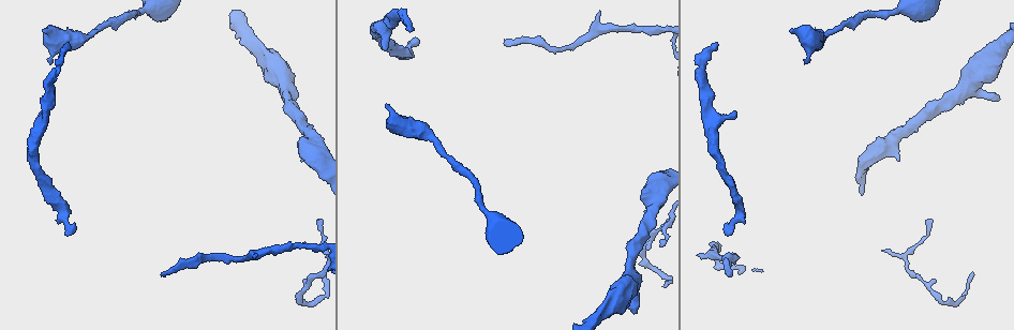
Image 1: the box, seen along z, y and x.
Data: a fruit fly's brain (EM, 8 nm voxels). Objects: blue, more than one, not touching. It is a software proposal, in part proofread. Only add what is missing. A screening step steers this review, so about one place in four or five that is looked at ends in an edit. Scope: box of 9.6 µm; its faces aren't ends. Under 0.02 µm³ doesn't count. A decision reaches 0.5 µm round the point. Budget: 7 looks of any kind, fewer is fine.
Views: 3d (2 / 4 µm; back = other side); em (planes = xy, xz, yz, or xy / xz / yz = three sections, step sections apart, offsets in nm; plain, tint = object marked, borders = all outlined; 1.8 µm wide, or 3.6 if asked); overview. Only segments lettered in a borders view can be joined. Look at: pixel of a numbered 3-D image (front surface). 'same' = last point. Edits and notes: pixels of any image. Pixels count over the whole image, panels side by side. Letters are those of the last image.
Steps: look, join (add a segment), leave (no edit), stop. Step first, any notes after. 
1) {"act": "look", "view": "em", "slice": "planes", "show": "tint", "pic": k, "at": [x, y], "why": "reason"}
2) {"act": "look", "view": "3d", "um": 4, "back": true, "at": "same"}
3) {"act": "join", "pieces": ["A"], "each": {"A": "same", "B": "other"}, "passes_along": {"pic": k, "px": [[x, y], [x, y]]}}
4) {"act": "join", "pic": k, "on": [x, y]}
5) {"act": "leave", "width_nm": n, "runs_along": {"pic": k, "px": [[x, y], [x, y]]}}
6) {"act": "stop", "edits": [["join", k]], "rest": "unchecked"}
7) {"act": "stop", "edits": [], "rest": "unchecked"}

{"act": "look", "view": "em", "slice": "planes", "show": "borders", "pic": 1, "at": [568, 45]}

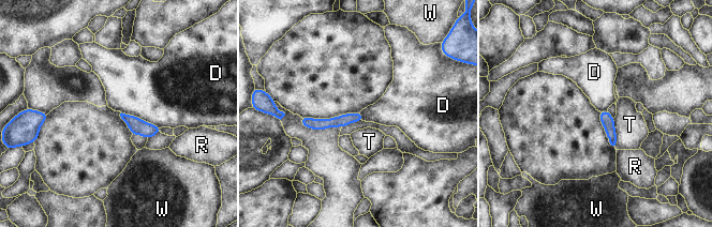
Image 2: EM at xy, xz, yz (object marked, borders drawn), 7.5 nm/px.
{"act": "leave", "each": {"D": "other", "R": "other", "T": "other", "W": "other"}, "found": "no lettered segment goes on from it"}

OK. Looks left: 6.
{"act": "look", "view": "em", "slice": "planes", "show": "borders", "pic": 1, "at": [504, 40], "why": "end of a long branch"}

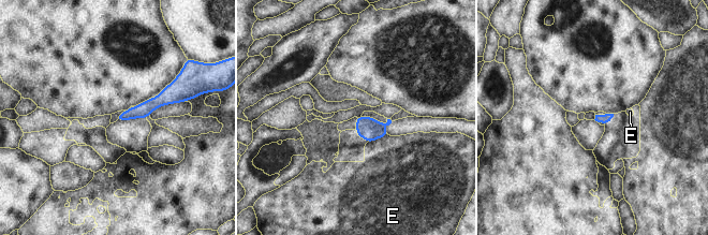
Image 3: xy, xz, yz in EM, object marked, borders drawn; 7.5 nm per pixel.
{"act": "leave", "each": {"E": "other"}, "border": {"pic": 3, "px": [[387, 134], [367, 143]]}, "found": "none of them fits"}

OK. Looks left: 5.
{"act": "look", "view": "em", "slice": "yz", "step": 16, "show": "tint", "pic": 1, "at": [792, 30], "why": "free end"}

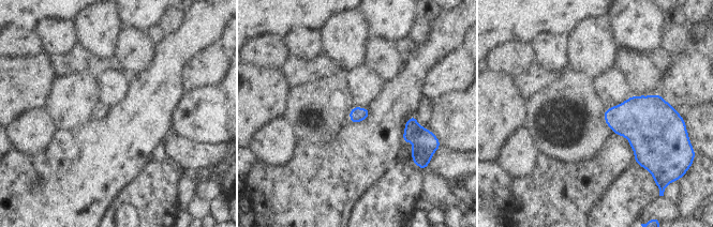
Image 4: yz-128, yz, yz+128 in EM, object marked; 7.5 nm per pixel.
{"act": "look", "view": "em", "slice": "planes", "show": "borders", "at": "same", "why": "another direction"}

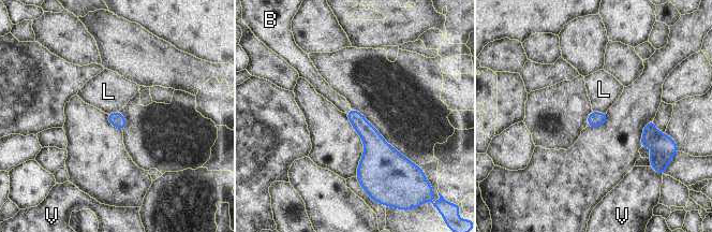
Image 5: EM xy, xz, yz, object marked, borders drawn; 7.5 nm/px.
{"act": "join", "pieces": ["B"], "longest_contact_nm": ["L", 110], "each": {"B": "same", "L": "other", "V": "other"}, "passes_along": {"pic": 5, "px": [[370, 136], [349, 111], [324, 89]]}, "found": "the neuron continues"}

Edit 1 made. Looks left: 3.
{"act": "stop", "edits": [["join", 5]], "rest": "unchecked"}

